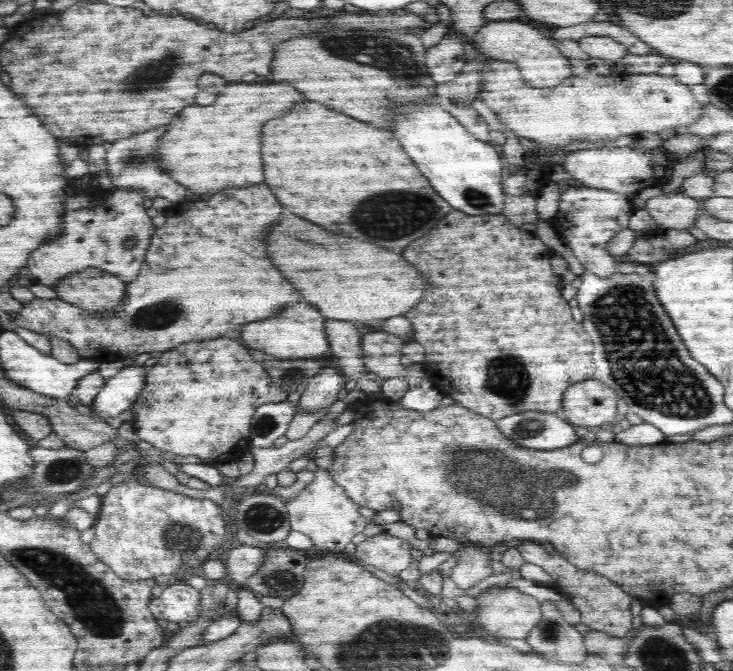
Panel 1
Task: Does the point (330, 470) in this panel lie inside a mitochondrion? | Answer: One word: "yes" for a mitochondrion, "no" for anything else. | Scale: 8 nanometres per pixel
no

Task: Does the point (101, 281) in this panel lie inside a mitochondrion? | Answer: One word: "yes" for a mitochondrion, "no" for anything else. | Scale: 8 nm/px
no

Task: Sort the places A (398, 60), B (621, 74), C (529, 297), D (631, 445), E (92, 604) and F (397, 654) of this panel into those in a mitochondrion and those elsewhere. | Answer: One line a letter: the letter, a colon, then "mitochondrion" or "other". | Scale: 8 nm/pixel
A: mitochondrion
B: other
C: other
D: other
E: mitochondrion
F: mitochondrion

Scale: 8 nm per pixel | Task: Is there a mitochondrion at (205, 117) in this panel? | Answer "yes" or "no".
no

